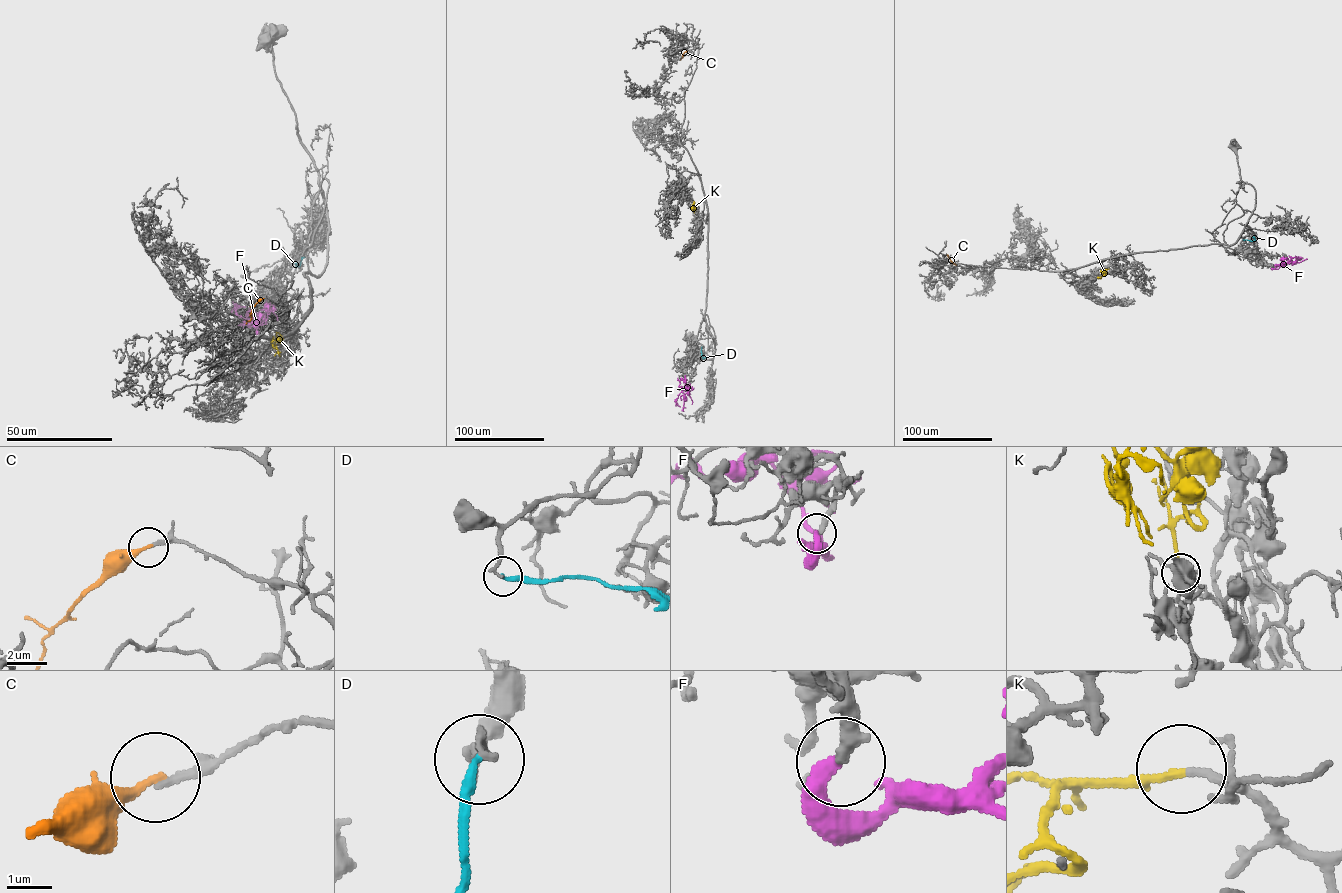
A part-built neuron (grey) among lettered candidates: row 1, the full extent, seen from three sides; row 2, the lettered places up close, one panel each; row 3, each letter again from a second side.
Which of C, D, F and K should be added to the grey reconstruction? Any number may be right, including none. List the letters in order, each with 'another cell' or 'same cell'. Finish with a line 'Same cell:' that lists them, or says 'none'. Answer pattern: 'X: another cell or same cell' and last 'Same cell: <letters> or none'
C: another cell
D: another cell
F: same cell
K: same cell
Same cell: F, K

